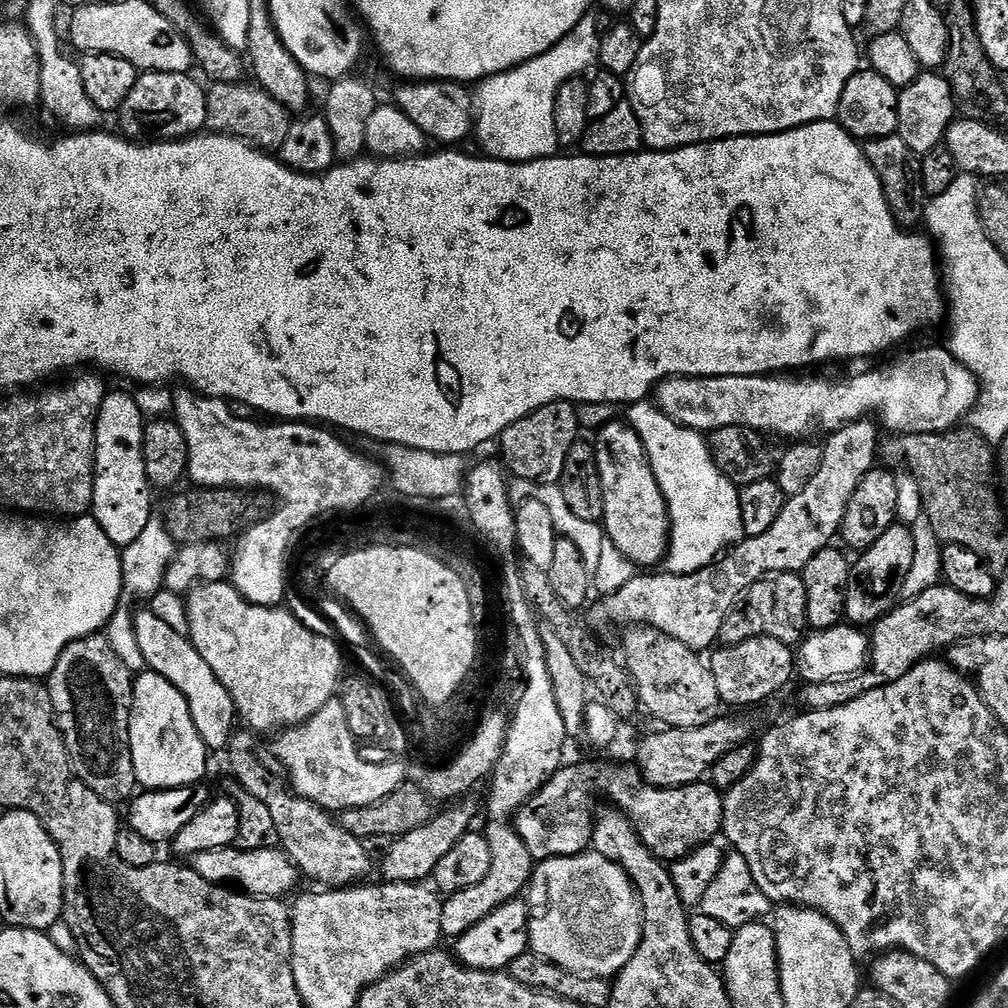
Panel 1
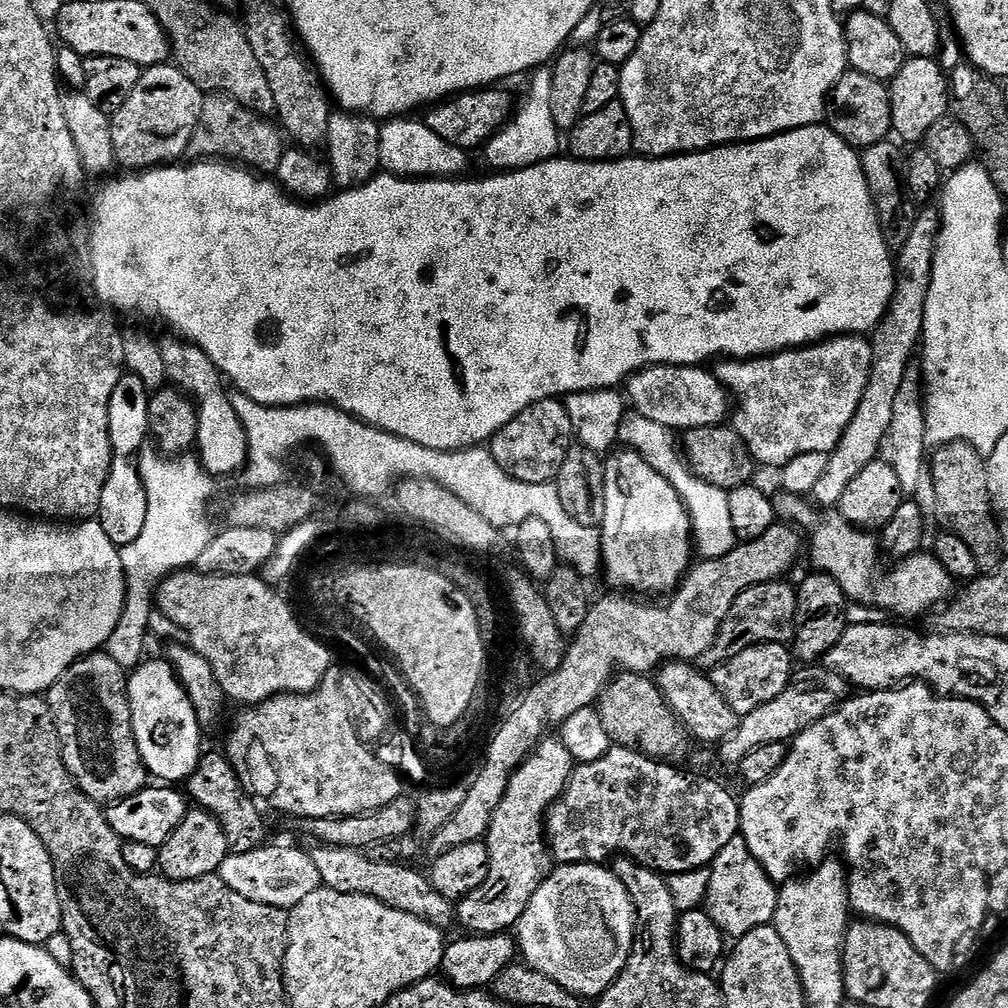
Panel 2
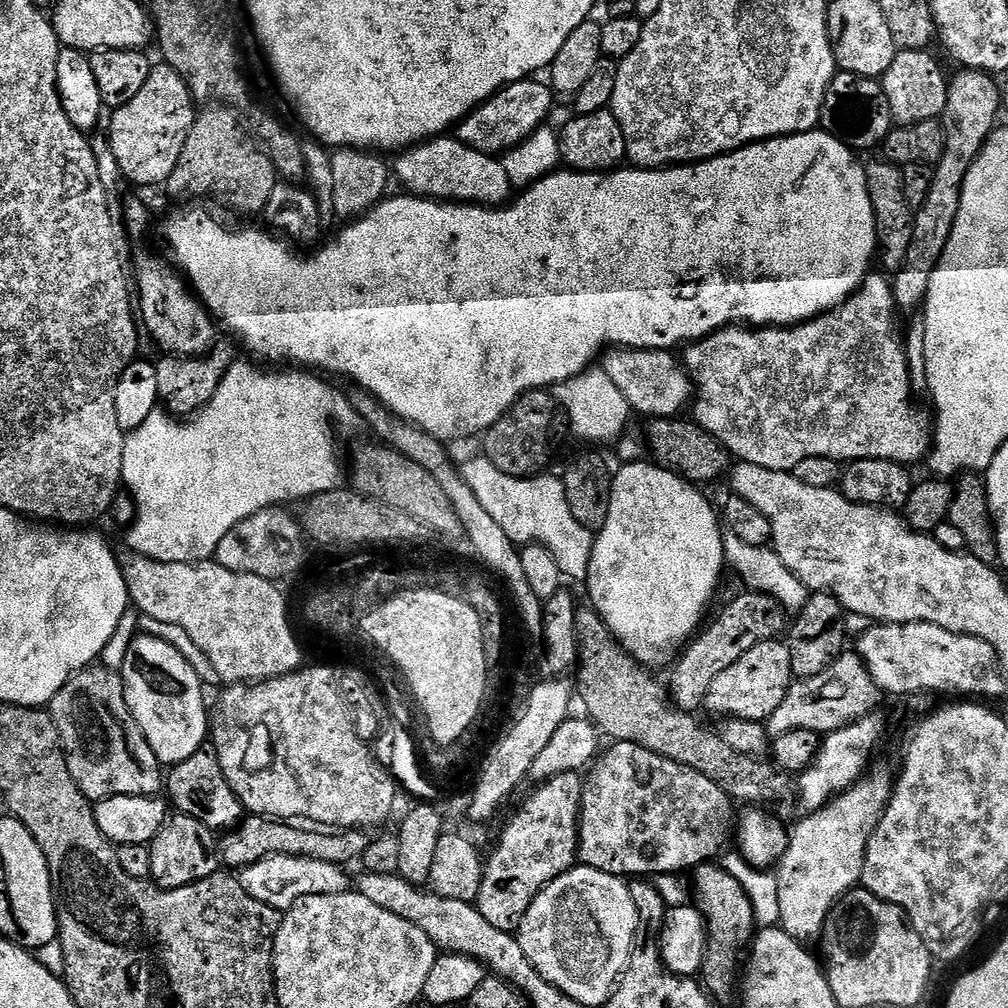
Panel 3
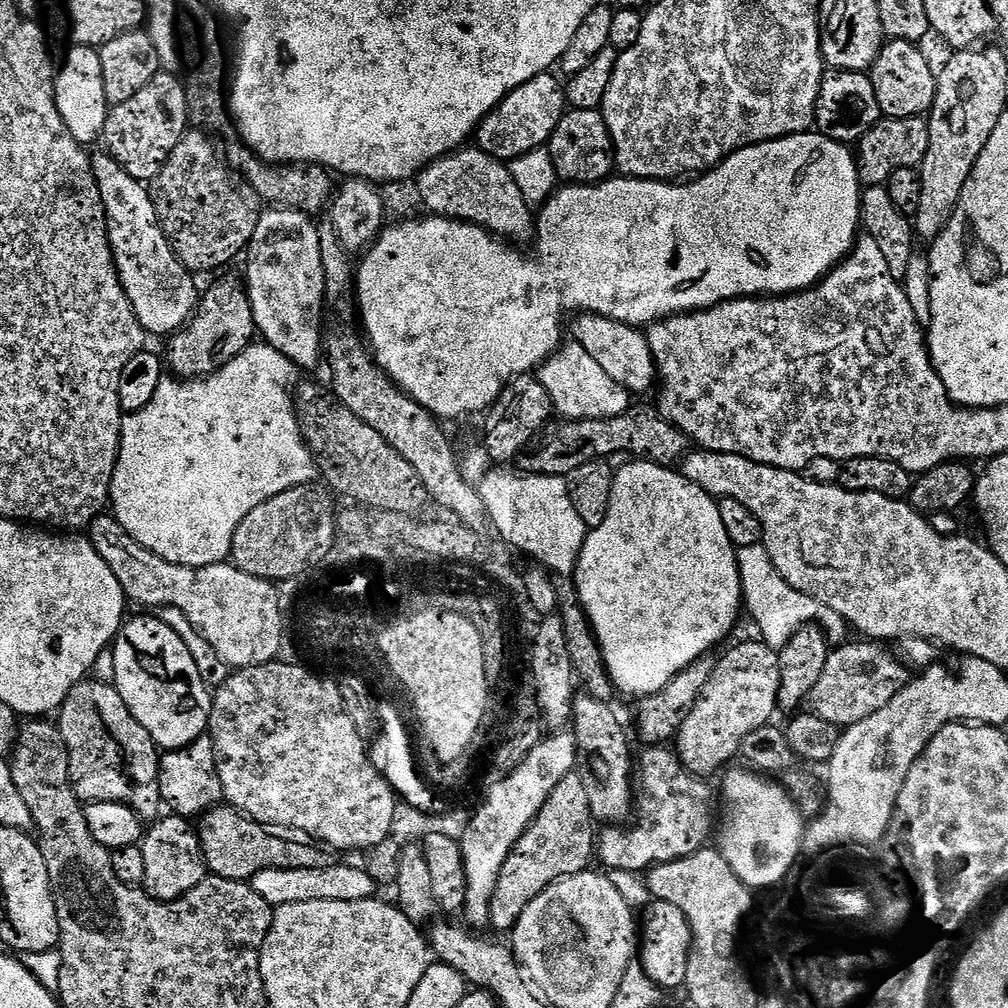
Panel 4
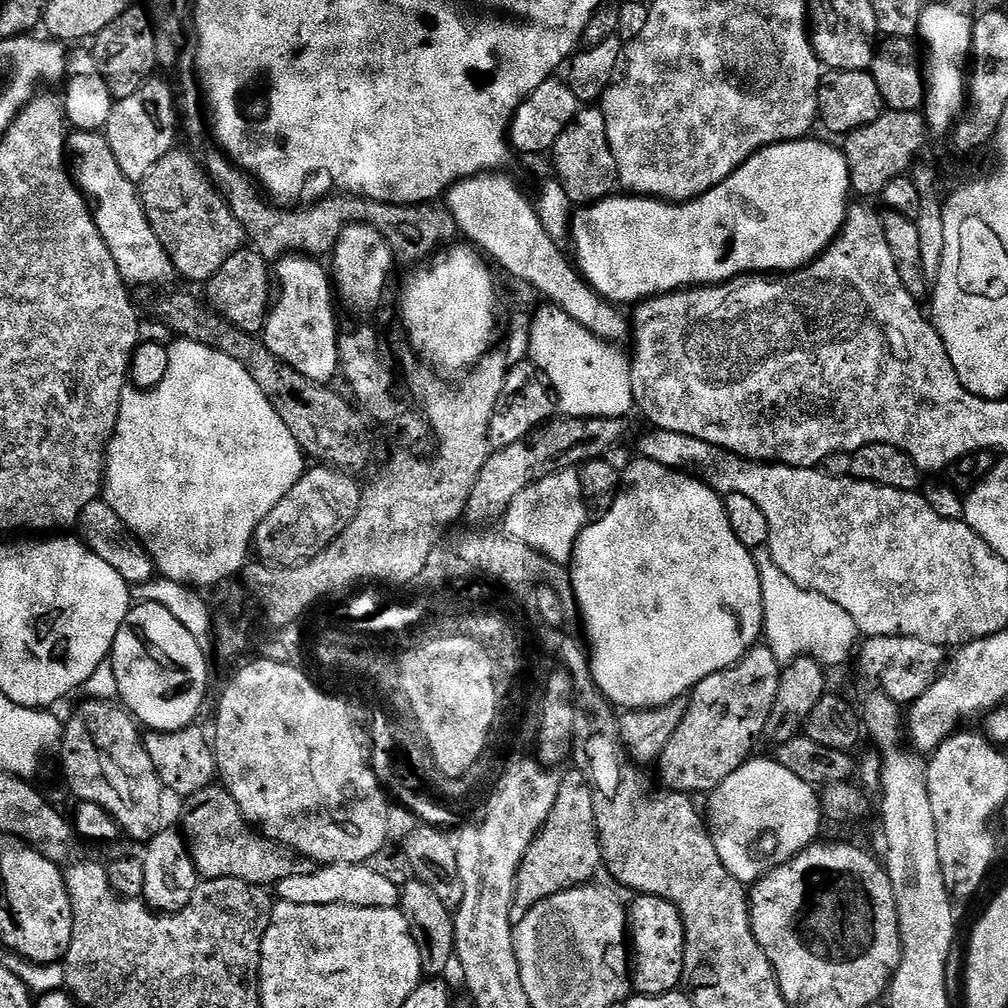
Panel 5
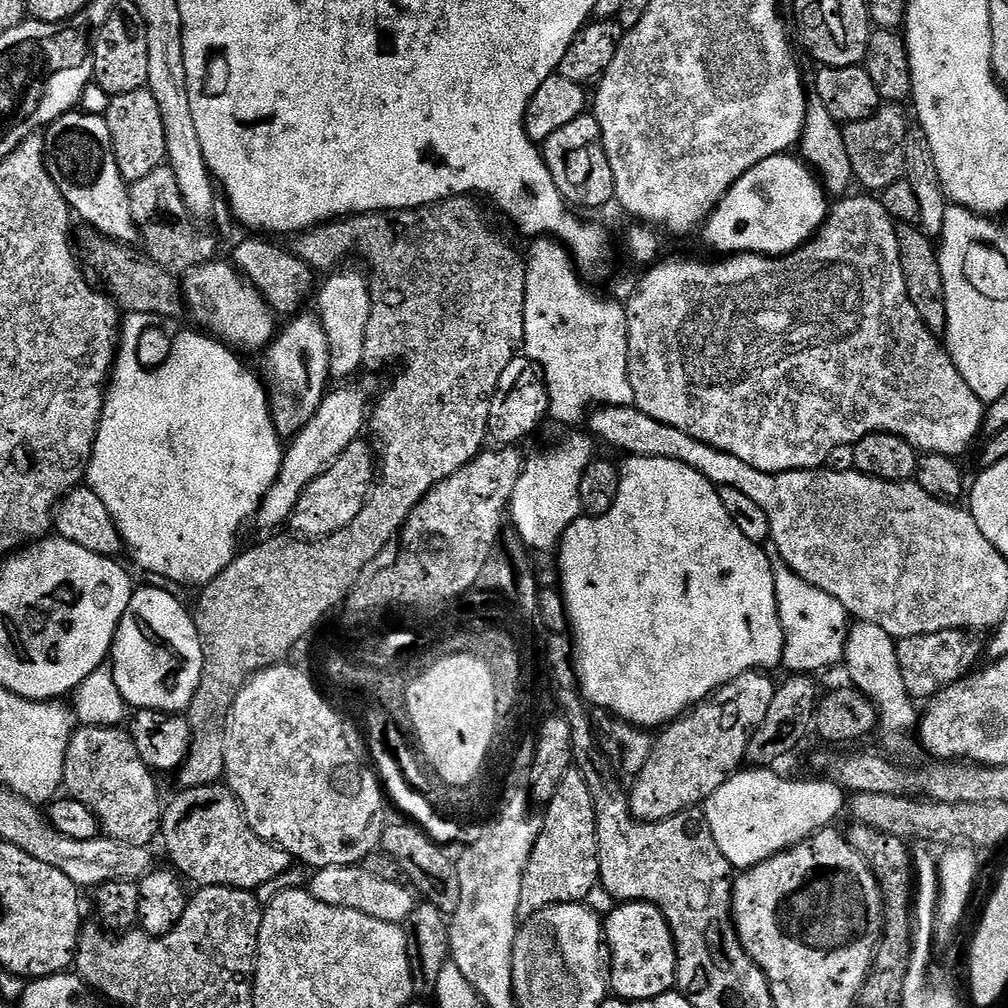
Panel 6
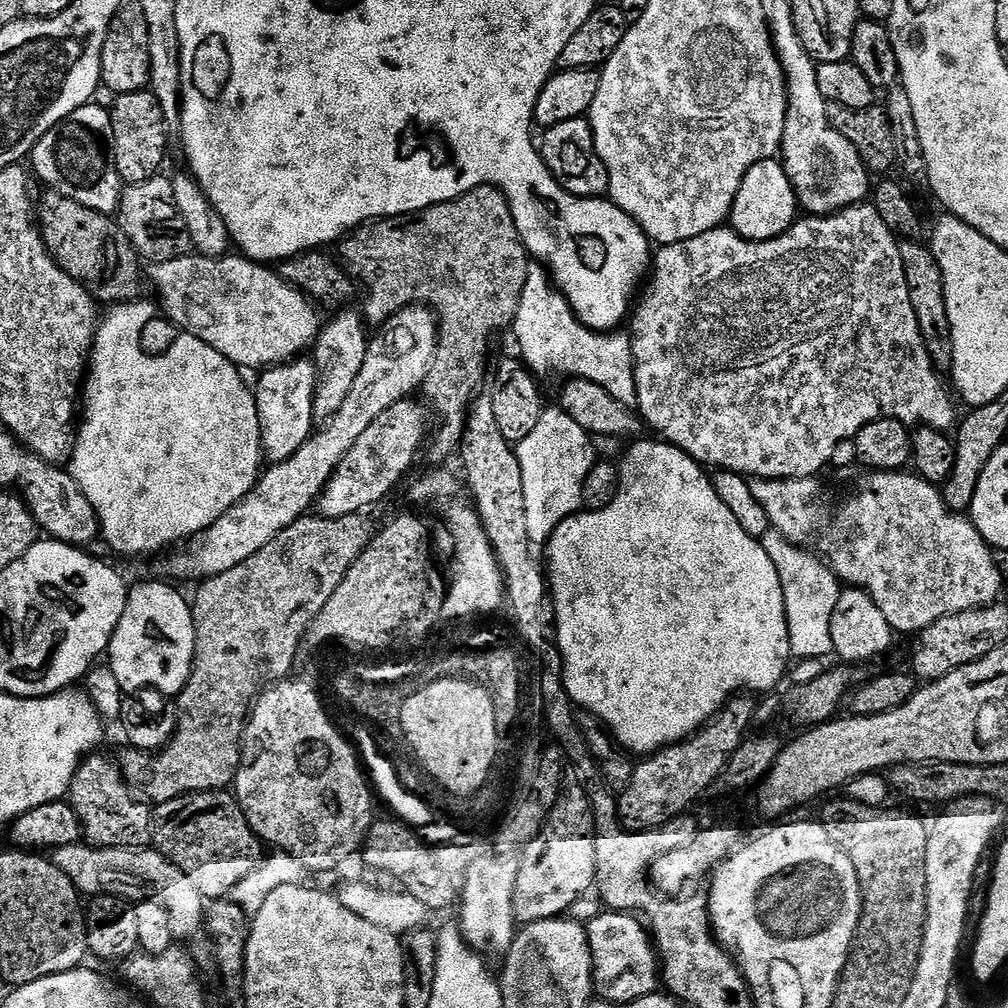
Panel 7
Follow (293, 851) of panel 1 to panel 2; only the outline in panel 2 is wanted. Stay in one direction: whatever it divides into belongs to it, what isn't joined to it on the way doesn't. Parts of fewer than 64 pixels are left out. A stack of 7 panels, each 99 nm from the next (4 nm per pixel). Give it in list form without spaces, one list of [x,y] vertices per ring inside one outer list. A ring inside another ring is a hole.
[[[316,846],[311,849],[310,855],[314,866],[318,866],[320,874],[320,882],[323,887],[333,888],[342,894],[358,894],[359,896],[369,896],[394,908],[402,910],[408,914],[414,914],[418,918],[422,918],[426,922],[430,922],[436,928],[441,930],[447,929],[448,923],[454,920],[454,904],[453,901],[447,900],[442,894],[438,894],[438,890],[434,890],[431,879],[427,875],[424,876],[416,868],[407,868],[404,864],[387,864],[384,860],[371,860],[371,855],[365,854],[358,848],[325,848]]]

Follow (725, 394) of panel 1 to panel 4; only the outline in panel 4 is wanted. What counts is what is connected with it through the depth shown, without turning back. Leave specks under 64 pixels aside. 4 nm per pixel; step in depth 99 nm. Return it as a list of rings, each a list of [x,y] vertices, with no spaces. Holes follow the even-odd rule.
[[[580,314],[571,321],[570,332],[573,332],[575,343],[584,347],[592,358],[597,359],[602,370],[610,374],[616,382],[621,384],[629,394],[636,392],[648,392],[658,380],[658,369],[656,358],[650,346],[648,337],[639,327],[631,324],[623,324],[612,320],[608,316],[593,316],[591,314]]]

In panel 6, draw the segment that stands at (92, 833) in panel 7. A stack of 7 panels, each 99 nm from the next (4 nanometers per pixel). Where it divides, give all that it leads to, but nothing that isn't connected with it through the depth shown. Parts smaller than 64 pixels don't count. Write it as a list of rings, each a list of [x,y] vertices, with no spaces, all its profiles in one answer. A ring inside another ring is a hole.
[[[80,726],[69,738],[66,750],[63,791],[96,815],[103,835],[130,846],[148,848],[160,831],[162,800],[157,777],[142,762],[131,736],[123,727]]]

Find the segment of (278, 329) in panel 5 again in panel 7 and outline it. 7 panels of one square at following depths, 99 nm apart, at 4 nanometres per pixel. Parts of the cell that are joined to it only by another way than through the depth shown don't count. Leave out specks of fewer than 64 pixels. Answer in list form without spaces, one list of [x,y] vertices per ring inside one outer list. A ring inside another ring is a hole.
[[[297,358],[275,368],[265,368],[259,373],[260,381],[254,384],[260,451],[269,465],[288,460],[314,434],[316,365],[311,359]]]

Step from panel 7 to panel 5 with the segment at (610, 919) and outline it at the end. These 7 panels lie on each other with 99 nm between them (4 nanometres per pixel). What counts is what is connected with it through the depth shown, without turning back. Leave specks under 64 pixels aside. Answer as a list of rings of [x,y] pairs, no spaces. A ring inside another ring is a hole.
[[[637,895],[626,912],[630,929],[630,984],[642,996],[660,996],[681,987],[684,978],[684,923],[678,910],[657,896]]]

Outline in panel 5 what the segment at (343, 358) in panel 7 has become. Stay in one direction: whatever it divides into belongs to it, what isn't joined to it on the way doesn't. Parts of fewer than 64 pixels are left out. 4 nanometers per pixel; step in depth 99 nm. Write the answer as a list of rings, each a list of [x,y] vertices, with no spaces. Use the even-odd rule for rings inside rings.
[[[347,223],[339,234],[338,242],[332,251],[330,272],[337,297],[360,312],[379,306],[392,268],[394,253],[381,234],[369,224]]]

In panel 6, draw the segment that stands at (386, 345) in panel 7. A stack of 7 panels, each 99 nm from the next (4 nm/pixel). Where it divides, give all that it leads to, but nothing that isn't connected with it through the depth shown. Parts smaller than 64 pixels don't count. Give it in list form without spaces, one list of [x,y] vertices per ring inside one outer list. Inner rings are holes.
[[[336,388],[325,395],[324,401],[318,406],[318,410],[314,414],[314,418],[310,418],[310,422],[306,422],[306,426],[298,435],[291,437],[290,443],[287,445],[284,461],[280,467],[280,476],[274,482],[274,486],[270,486],[270,490],[264,496],[264,501],[260,503],[260,511],[256,513],[255,523],[260,523],[264,528],[272,528],[268,530],[276,530],[279,524],[284,525],[291,519],[294,506],[298,504],[298,498],[302,498],[302,490],[310,483],[314,482],[336,459],[344,453],[346,446],[350,446],[354,441],[361,439],[362,433],[366,428],[366,417],[370,412],[370,400],[368,404],[368,396],[360,388]]]

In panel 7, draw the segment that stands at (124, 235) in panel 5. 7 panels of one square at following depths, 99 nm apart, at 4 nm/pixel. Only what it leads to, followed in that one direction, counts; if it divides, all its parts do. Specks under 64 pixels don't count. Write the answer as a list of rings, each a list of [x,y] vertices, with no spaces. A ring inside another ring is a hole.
[[[91,102],[83,104],[74,114],[70,114],[58,126],[54,126],[36,143],[30,157],[34,176],[41,180],[51,191],[62,194],[66,198],[74,198],[74,202],[82,202],[82,206],[90,206],[90,210],[98,210],[104,216],[112,216],[119,209],[122,181],[116,163],[112,161],[112,113]]]

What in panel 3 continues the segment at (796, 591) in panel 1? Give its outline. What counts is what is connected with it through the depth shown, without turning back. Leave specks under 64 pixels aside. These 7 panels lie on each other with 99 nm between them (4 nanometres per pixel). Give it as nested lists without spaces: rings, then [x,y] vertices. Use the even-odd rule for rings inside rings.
[[[744,590],[741,593],[741,596],[734,597],[717,614],[716,621],[712,625],[709,623],[679,653],[678,659],[671,665],[673,668],[670,699],[681,712],[692,714],[697,711],[695,708],[703,709],[706,694],[710,694],[710,685],[713,684],[714,678],[718,678],[718,674],[722,674],[728,667],[734,666],[734,662],[738,662],[738,658],[742,658],[742,654],[754,650],[754,646],[779,637],[785,631],[786,613],[777,600],[751,590]]]

